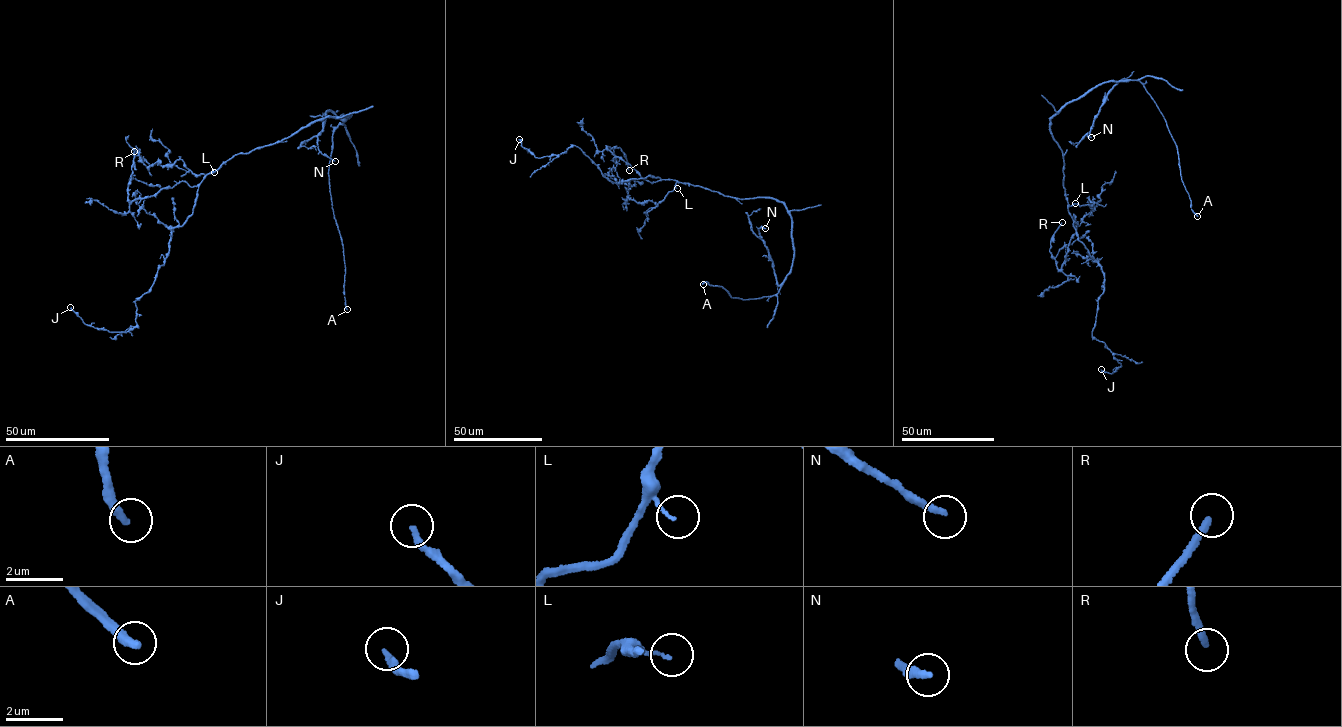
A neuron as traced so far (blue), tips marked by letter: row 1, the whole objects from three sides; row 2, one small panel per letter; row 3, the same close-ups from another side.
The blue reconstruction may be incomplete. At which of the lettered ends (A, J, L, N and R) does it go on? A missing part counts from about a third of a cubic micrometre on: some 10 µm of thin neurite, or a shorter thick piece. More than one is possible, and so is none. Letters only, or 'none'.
A, R

